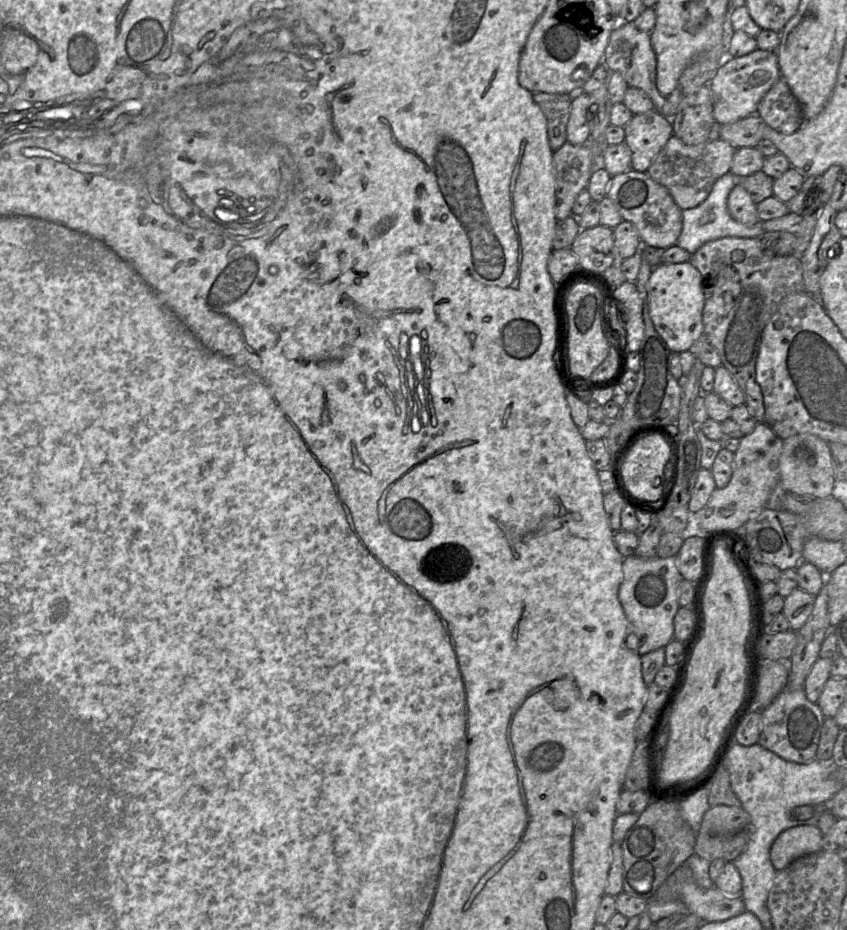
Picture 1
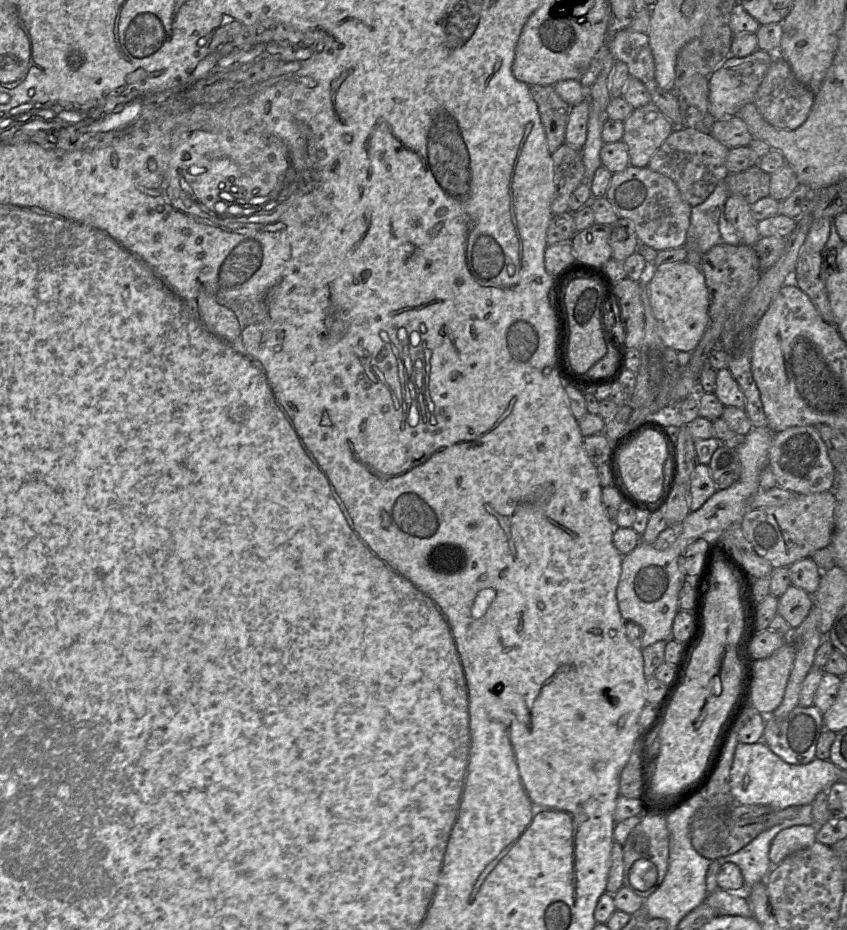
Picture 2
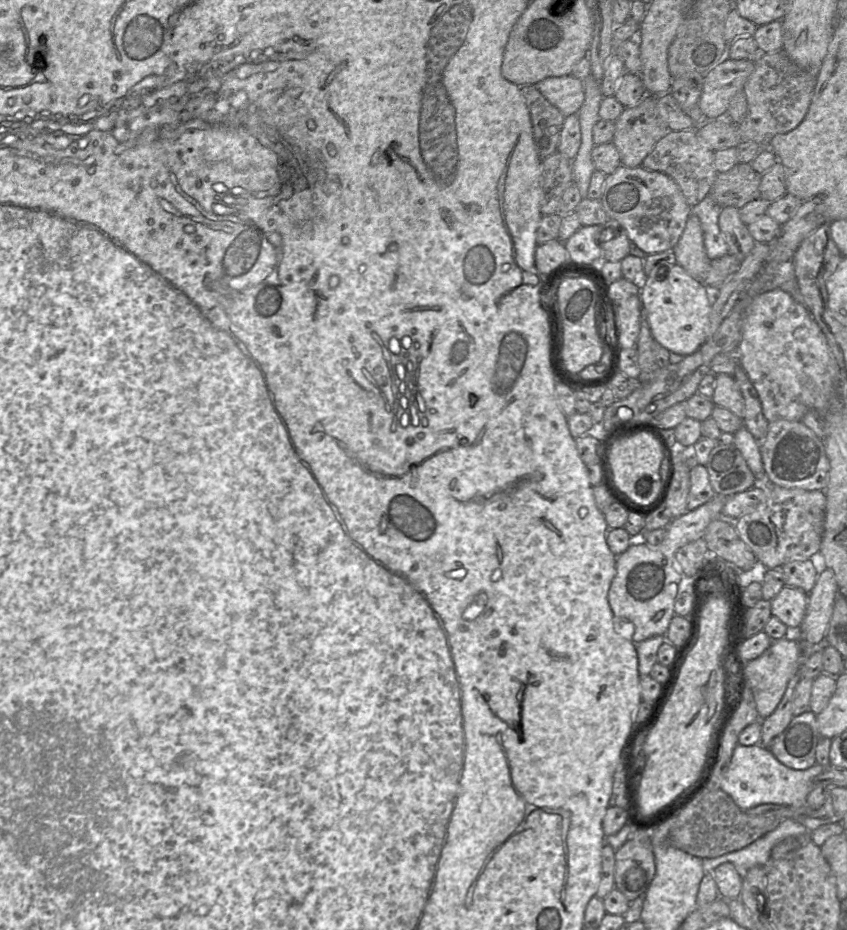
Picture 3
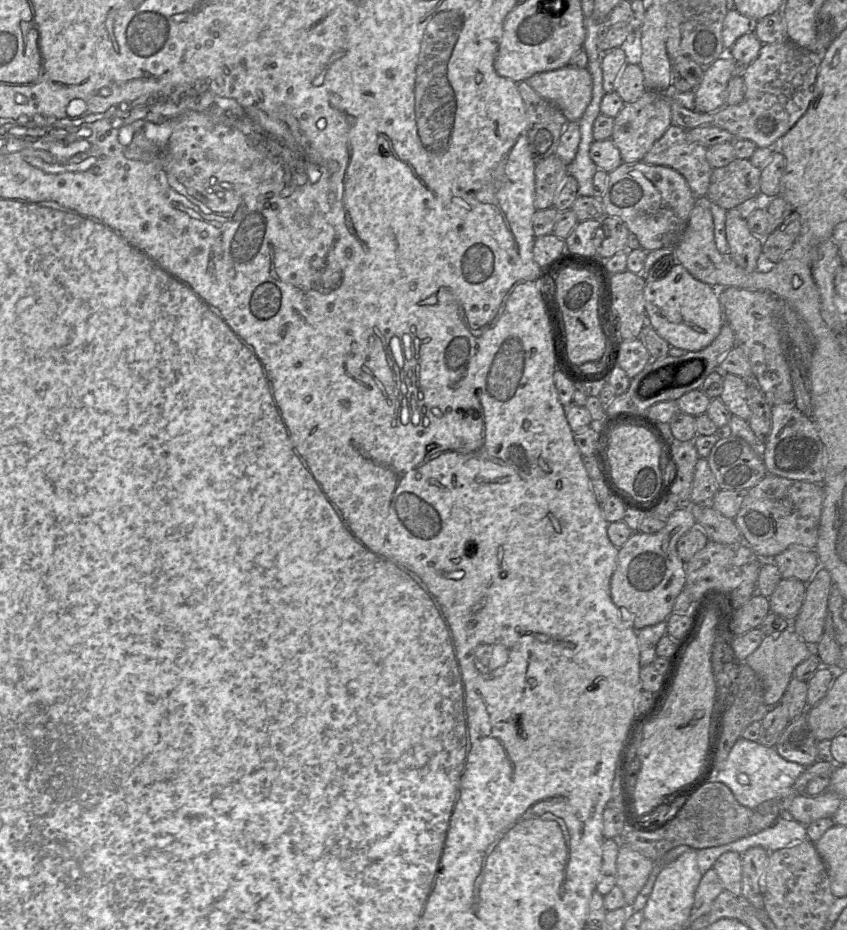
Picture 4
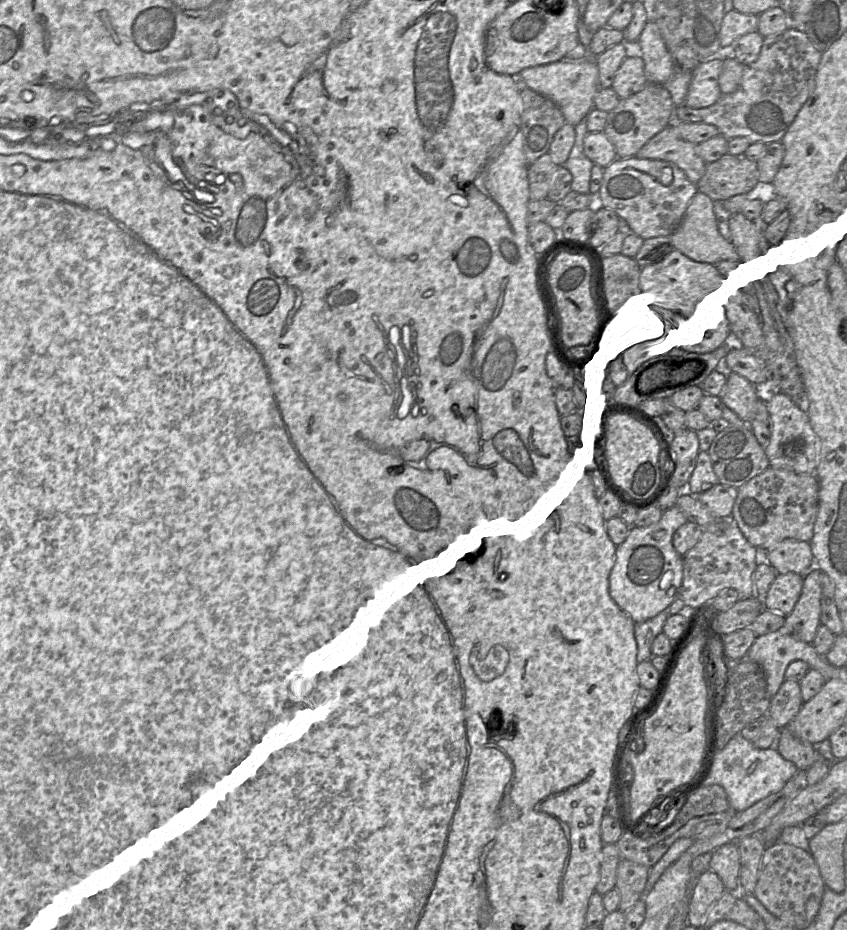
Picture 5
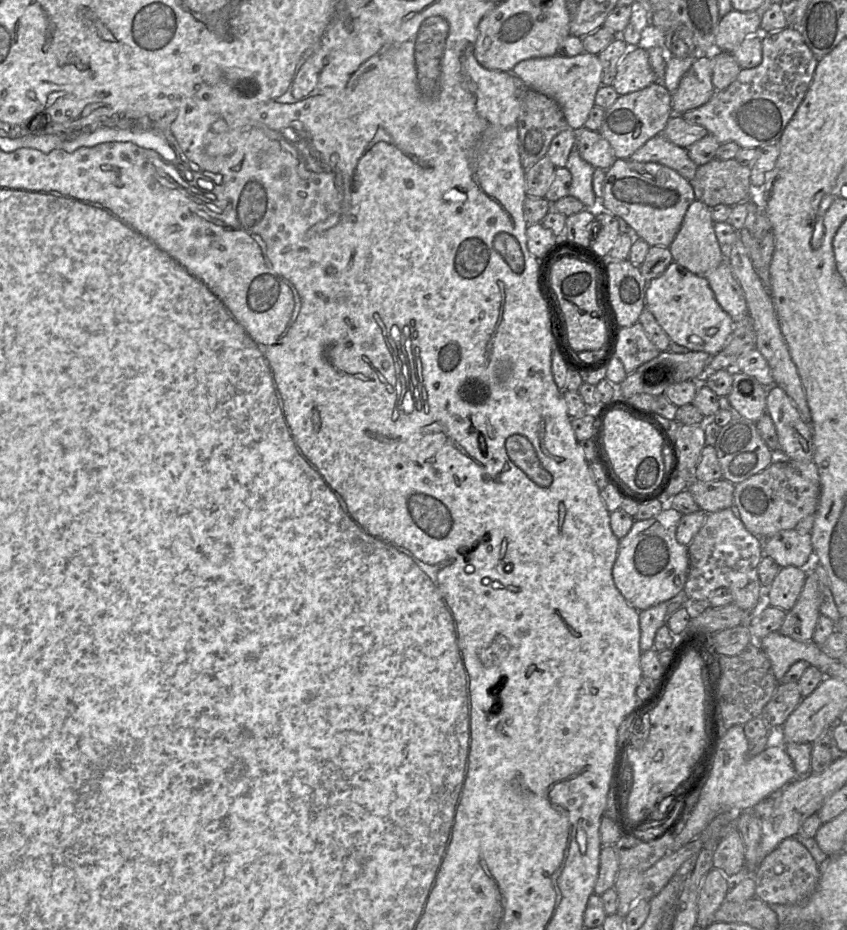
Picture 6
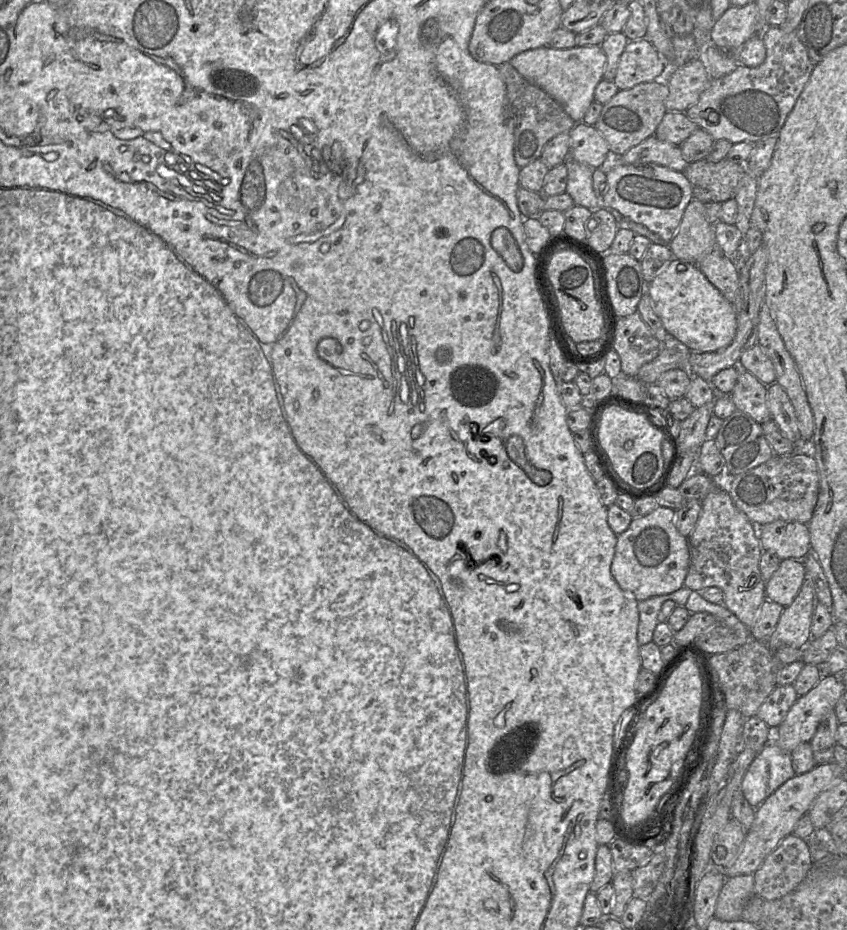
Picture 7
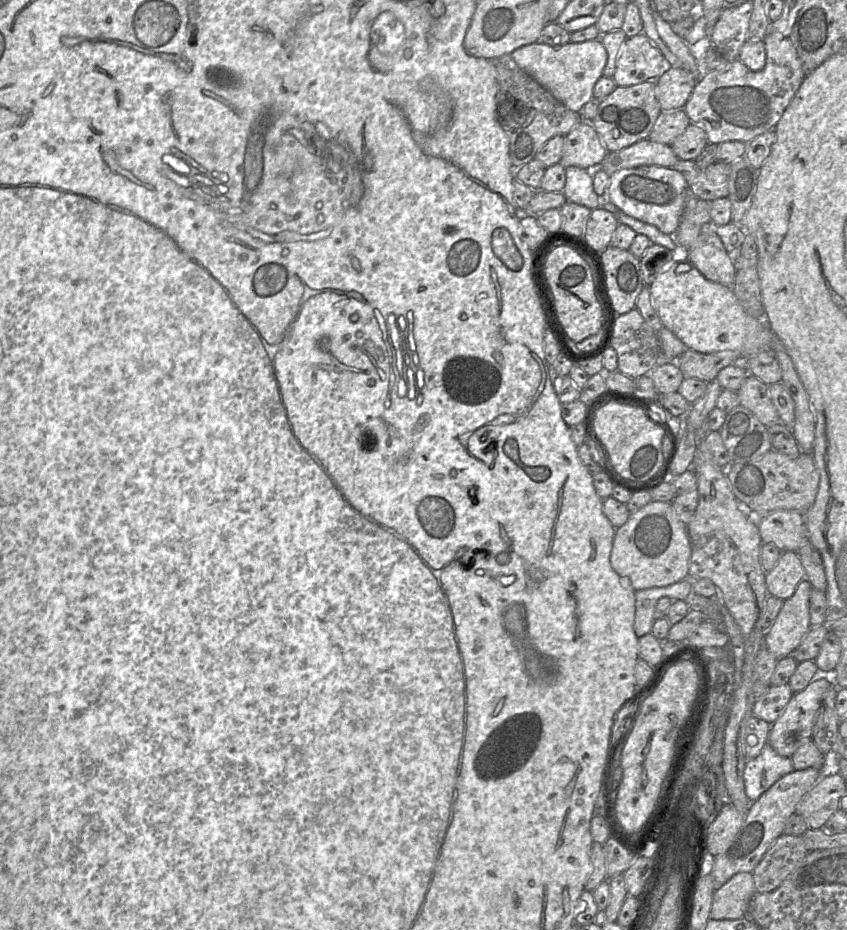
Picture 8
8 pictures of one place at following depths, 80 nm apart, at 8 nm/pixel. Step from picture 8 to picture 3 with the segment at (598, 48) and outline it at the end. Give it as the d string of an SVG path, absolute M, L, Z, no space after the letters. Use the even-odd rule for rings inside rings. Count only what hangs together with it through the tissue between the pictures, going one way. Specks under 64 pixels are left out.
M571 74L547 77L535 86L565 117L576 114L584 102L584 83Z

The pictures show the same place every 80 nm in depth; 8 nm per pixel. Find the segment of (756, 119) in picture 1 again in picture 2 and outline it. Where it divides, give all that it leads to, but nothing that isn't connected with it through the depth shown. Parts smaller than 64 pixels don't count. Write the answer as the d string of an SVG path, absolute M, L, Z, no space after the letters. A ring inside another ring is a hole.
M738 116L715 120L708 132L728 149L747 147L753 140L746 123Z

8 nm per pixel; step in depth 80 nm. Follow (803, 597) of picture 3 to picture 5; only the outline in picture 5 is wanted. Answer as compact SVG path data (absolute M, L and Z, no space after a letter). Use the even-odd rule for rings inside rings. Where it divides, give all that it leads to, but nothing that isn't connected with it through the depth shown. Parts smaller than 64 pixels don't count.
M795 572L778 574L763 598L764 608L788 616L801 595L803 582L804 577Z

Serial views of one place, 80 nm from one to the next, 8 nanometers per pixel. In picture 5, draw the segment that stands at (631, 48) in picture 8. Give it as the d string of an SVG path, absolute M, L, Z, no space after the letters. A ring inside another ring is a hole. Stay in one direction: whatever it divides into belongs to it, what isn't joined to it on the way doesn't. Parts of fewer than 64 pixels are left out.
M627 56L617 70L611 87L622 99L638 93L647 84L643 58L641 56Z

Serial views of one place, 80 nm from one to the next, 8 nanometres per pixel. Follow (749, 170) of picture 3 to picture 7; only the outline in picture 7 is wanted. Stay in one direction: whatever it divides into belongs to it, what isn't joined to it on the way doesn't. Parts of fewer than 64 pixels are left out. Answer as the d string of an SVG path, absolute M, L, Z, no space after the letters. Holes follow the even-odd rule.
M705 159L689 163L682 173L692 186L694 199L704 204L723 203L732 199L745 171L745 165L728 159L719 162Z

